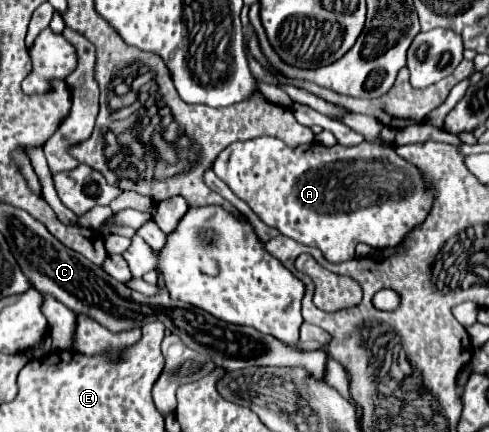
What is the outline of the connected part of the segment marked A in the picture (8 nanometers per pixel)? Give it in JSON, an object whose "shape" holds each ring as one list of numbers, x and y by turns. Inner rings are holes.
{"shape":[[259,136,255,140,229,144,213,162,213,170,237,198,249,204,249,208,267,226,277,228,281,234,305,246,319,248,325,260,333,264,355,258,357,242,365,242,373,248,397,246,413,226,425,220,431,208,431,194,425,192,421,172,413,164,399,158,395,150,367,142,357,146,335,144,331,148,325,148,319,142,311,142,289,148,279,138]]}

